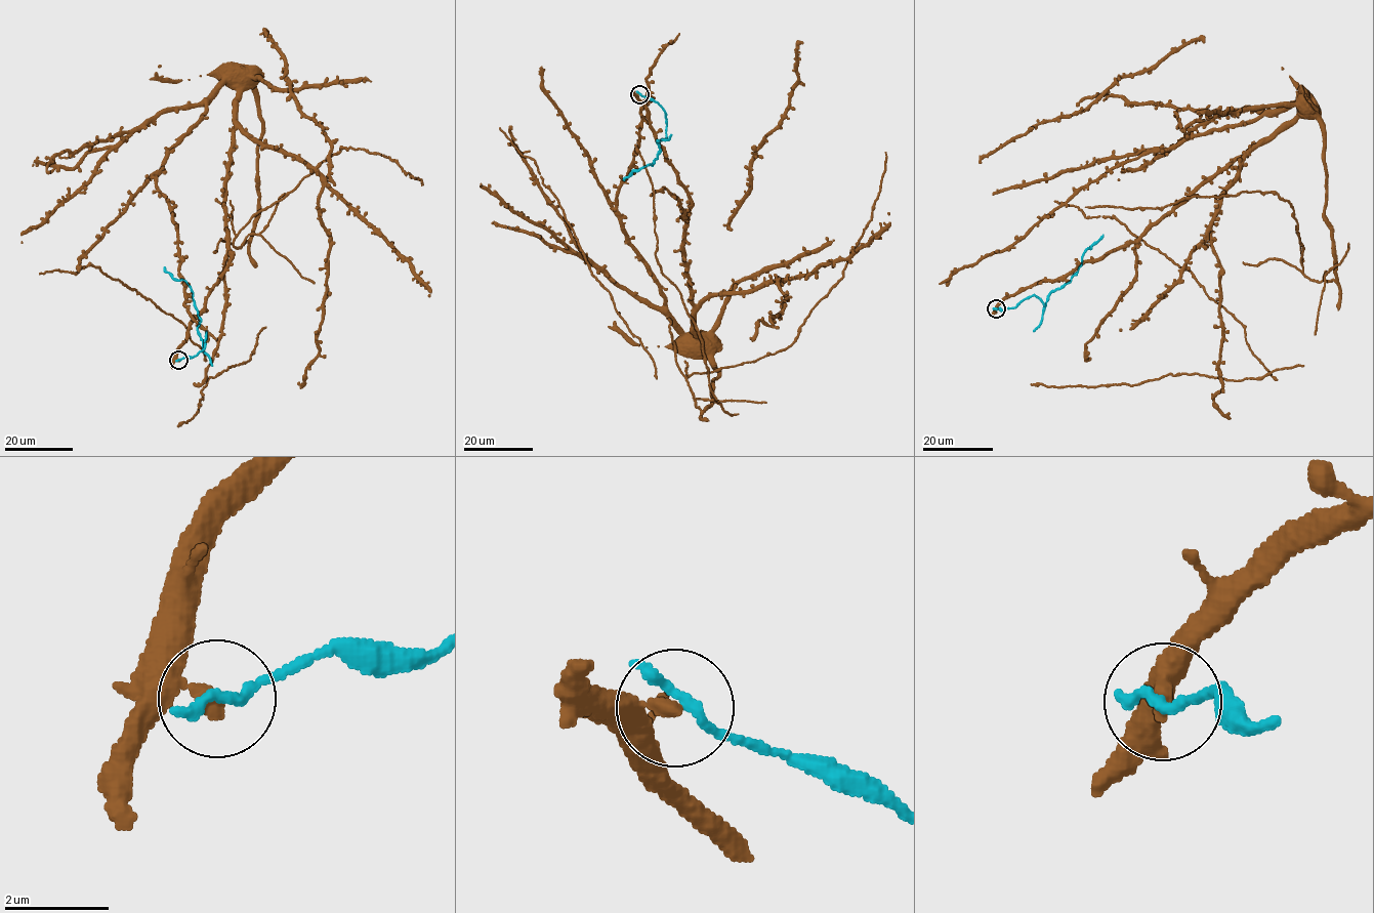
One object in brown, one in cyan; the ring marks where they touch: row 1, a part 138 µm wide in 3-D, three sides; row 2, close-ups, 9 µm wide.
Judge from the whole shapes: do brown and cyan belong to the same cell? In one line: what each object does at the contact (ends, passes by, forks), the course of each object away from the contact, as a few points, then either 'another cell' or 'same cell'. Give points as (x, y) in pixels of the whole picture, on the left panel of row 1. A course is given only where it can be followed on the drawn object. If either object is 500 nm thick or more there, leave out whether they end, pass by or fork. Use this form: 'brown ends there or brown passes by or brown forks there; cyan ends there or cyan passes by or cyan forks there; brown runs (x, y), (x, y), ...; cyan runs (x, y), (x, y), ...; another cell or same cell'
brown ends there; cyan passes by; brown runs (178, 360), (176, 351), (190, 325), (231, 257), (225, 181), (236, 96), (243, 86), (244, 75); cyan runs (178, 360), (195, 356), (204, 347), (206, 331), (203, 340), (190, 287), (184, 280), (174, 279), (164, 266); another cell

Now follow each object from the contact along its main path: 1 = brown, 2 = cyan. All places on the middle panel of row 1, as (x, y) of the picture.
1: (639, 94), (637, 98), (644, 106), (665, 160), (688, 194), (683, 262), (694, 332), (703, 342)
2: (639, 94), (650, 97), (664, 111), (666, 137), (657, 141), (660, 153), (652, 165), (633, 171), (623, 179)

